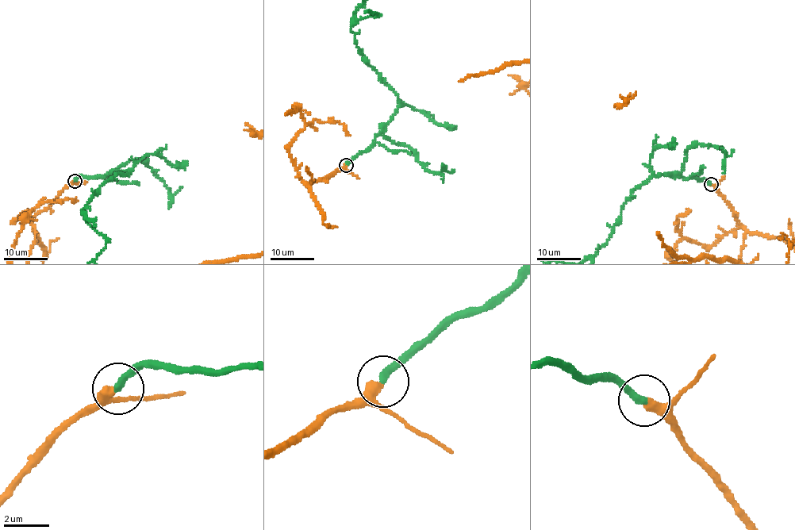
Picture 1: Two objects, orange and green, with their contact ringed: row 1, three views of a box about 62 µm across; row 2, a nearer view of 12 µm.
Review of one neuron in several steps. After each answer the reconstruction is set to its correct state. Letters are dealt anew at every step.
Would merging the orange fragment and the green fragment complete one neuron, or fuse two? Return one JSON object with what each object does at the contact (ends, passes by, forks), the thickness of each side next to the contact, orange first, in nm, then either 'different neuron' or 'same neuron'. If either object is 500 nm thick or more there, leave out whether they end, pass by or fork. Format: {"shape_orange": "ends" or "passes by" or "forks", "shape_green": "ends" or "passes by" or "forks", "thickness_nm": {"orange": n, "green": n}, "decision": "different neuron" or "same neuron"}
{"shape_orange": "passes by", "shape_green": "ends", "thickness_nm": {"orange": 300, "green": 300}, "decision": "same neuron"}

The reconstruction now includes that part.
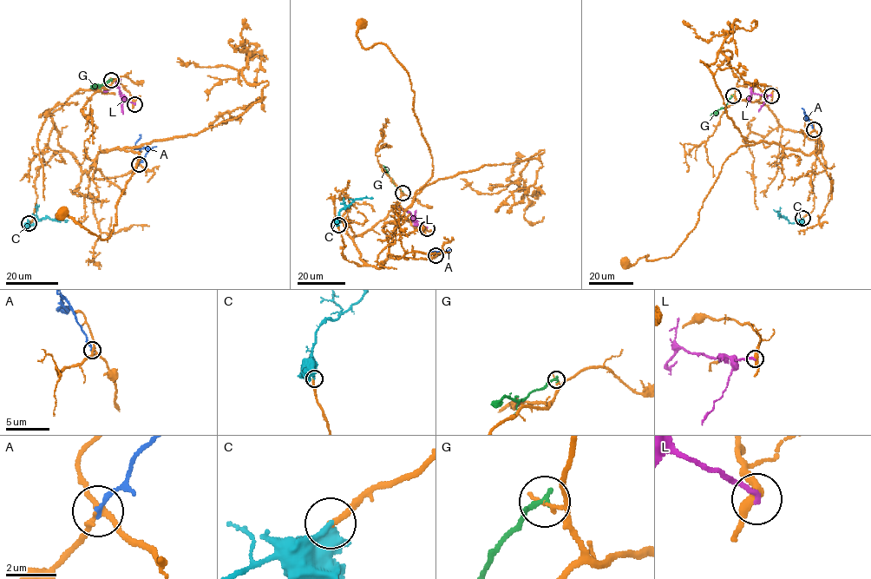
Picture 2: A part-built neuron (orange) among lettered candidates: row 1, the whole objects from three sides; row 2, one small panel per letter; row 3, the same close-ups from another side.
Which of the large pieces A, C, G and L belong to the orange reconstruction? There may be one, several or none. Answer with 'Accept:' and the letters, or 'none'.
Accept: C

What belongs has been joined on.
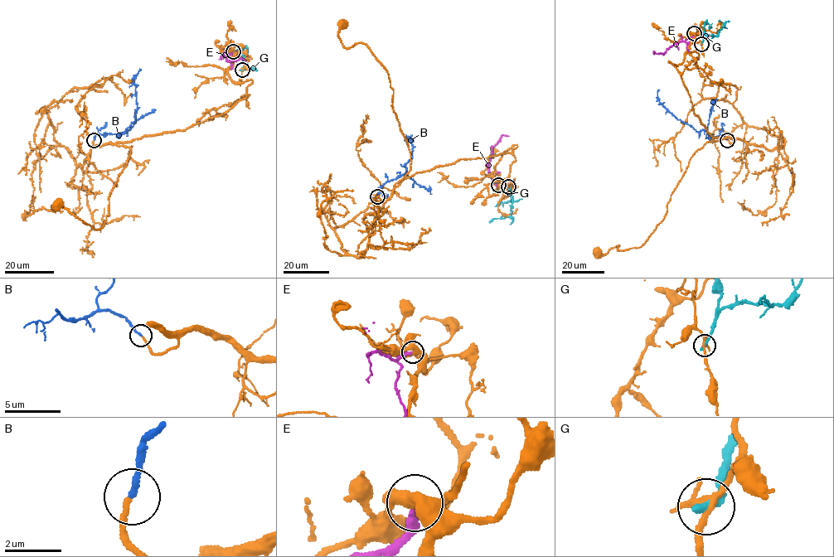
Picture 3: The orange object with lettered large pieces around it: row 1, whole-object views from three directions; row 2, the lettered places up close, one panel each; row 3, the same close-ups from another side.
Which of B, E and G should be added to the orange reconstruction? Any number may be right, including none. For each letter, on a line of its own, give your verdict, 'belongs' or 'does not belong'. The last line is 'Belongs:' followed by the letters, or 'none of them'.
B: belongs
E: does not belong
G: does not belong
Belongs: B

